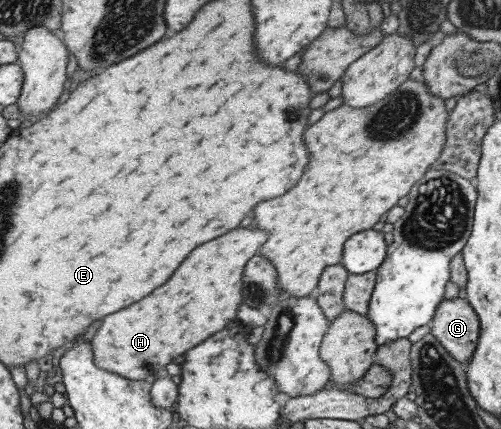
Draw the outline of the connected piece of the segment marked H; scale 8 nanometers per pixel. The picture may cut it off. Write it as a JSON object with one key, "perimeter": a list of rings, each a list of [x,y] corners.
{"perimeter":[[[238,228],[198,246],[164,286],[102,320],[102,326],[90,341],[94,364],[128,380],[144,380],[154,372],[162,374],[160,368],[170,364],[172,358],[183,356],[186,350],[220,332],[236,319],[243,303],[244,266],[256,256],[266,238],[264,230]]]}

